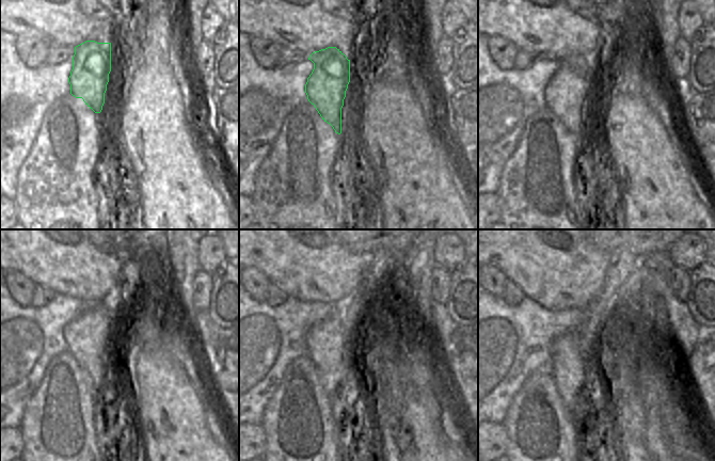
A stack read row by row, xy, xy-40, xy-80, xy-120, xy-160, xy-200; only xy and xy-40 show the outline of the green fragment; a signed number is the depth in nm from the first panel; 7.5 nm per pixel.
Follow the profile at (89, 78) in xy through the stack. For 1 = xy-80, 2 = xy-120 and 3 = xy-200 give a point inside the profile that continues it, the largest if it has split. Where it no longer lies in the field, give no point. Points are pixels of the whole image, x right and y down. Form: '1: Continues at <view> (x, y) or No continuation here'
1: Continues at xy-80 (566, 94)
2: Continues at xy-120 (86, 336)
3: Continues at xy-200 (570, 366)

